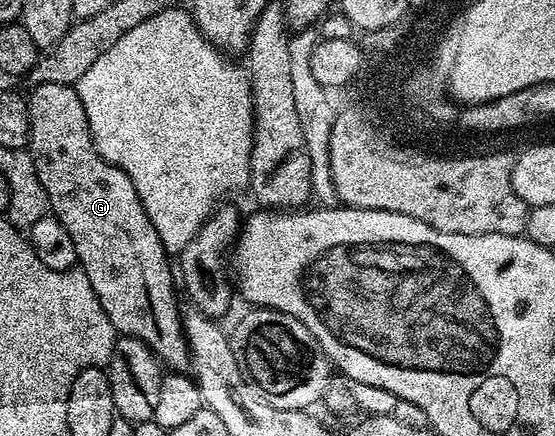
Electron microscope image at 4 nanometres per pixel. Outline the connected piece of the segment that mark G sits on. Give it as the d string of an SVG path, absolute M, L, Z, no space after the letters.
M41 84L30 92L32 94L26 95L31 125L29 149L37 168L37 180L41 180L47 193L50 213L65 228L65 232L73 236L78 265L83 274L89 276L89 284L93 284L93 292L97 292L101 308L105 308L116 332L122 337L136 338L149 344L149 348L168 371L190 371L191 349L187 347L187 339L183 337L183 314L179 310L178 300L175 299L177 278L176 275L175 278L171 275L173 262L133 188L133 180L129 180L129 176L121 172L121 168L109 164L97 152L95 141L89 132L89 120L85 116L85 108L75 86Z

